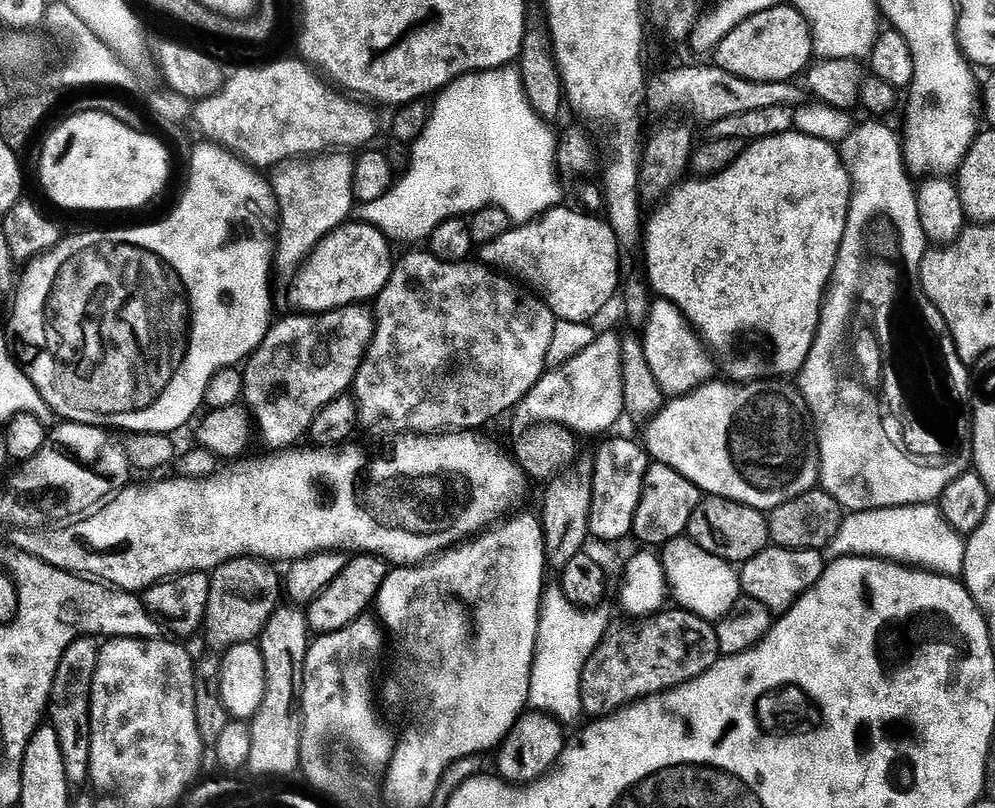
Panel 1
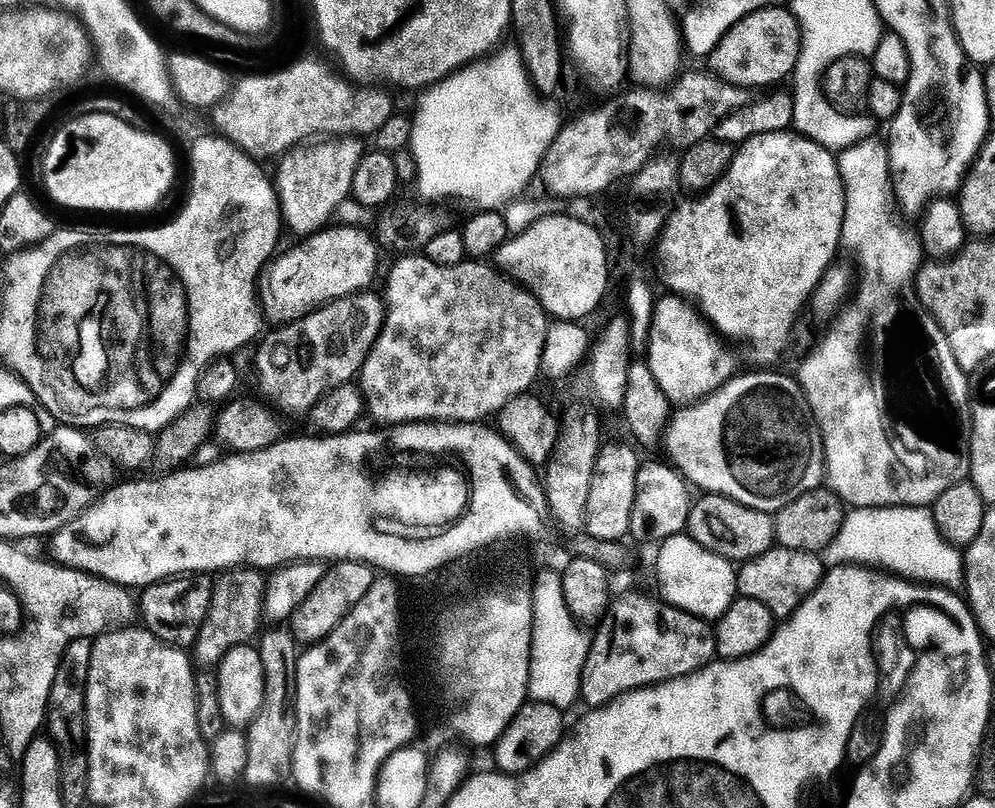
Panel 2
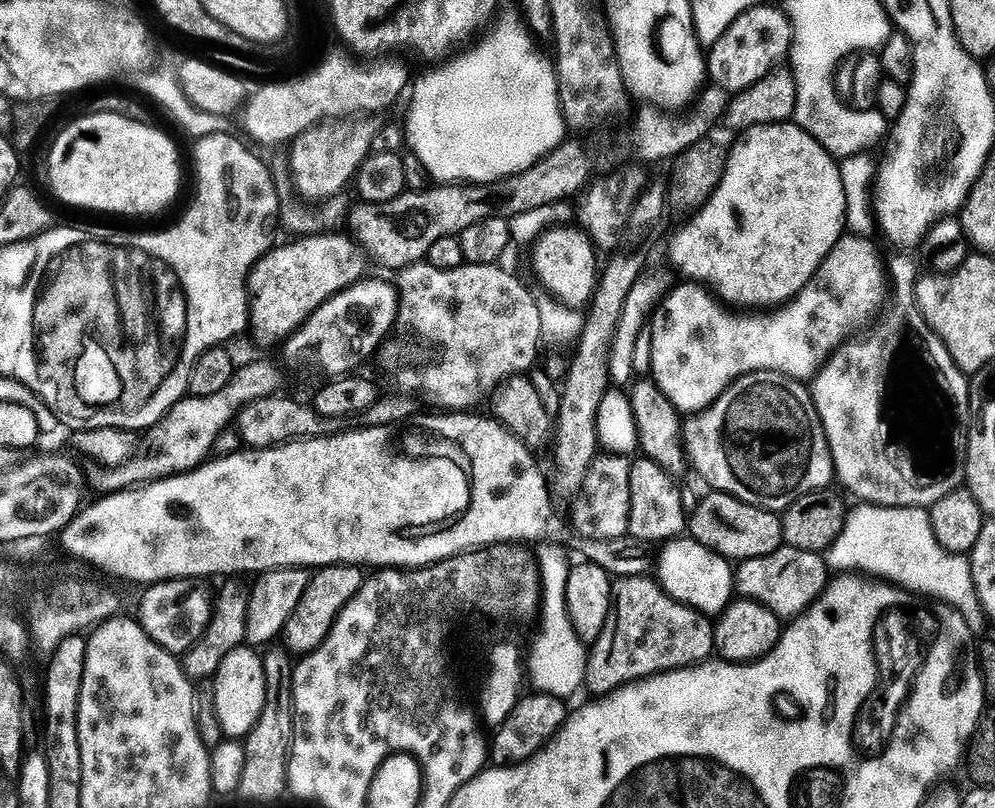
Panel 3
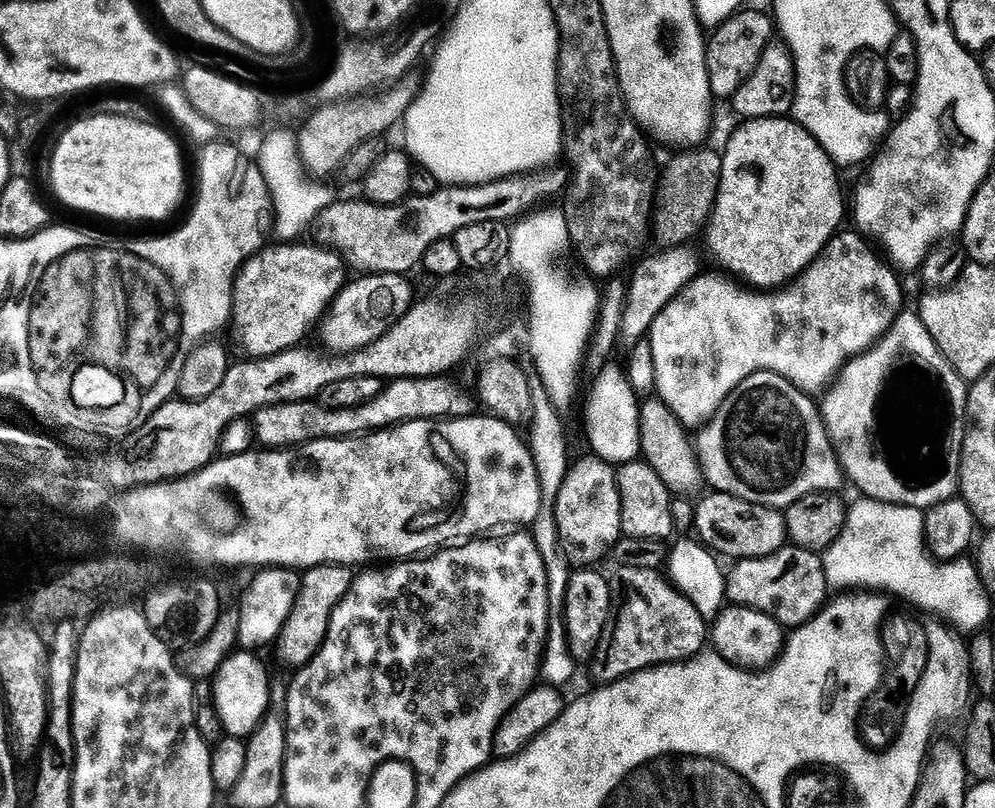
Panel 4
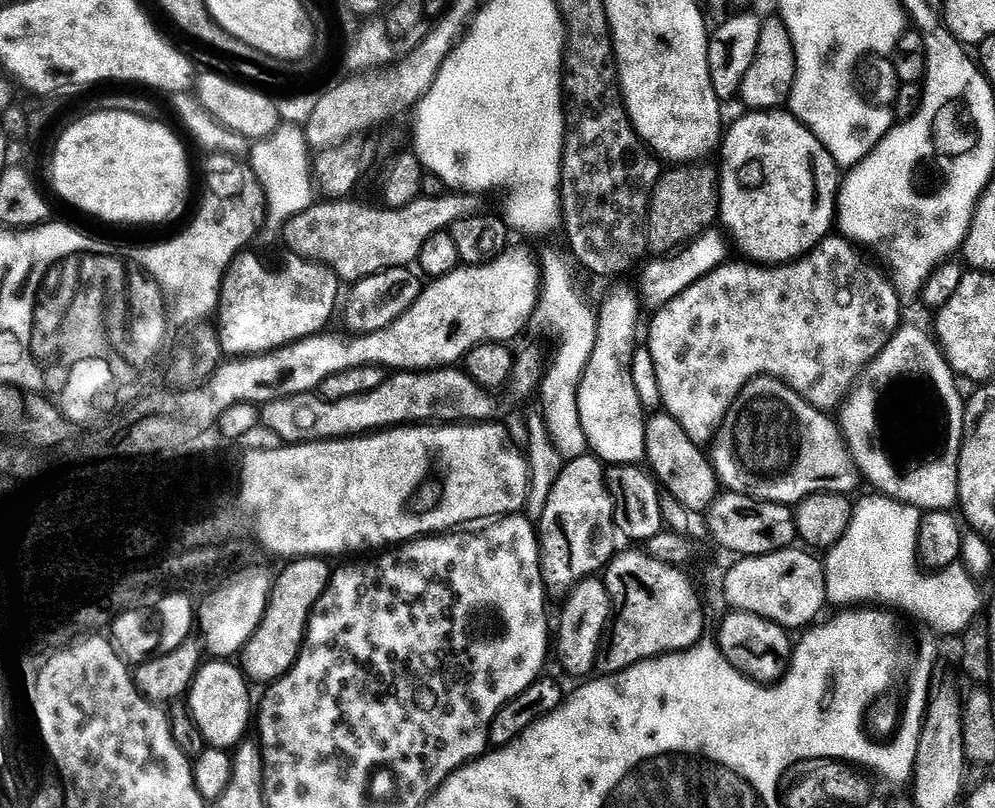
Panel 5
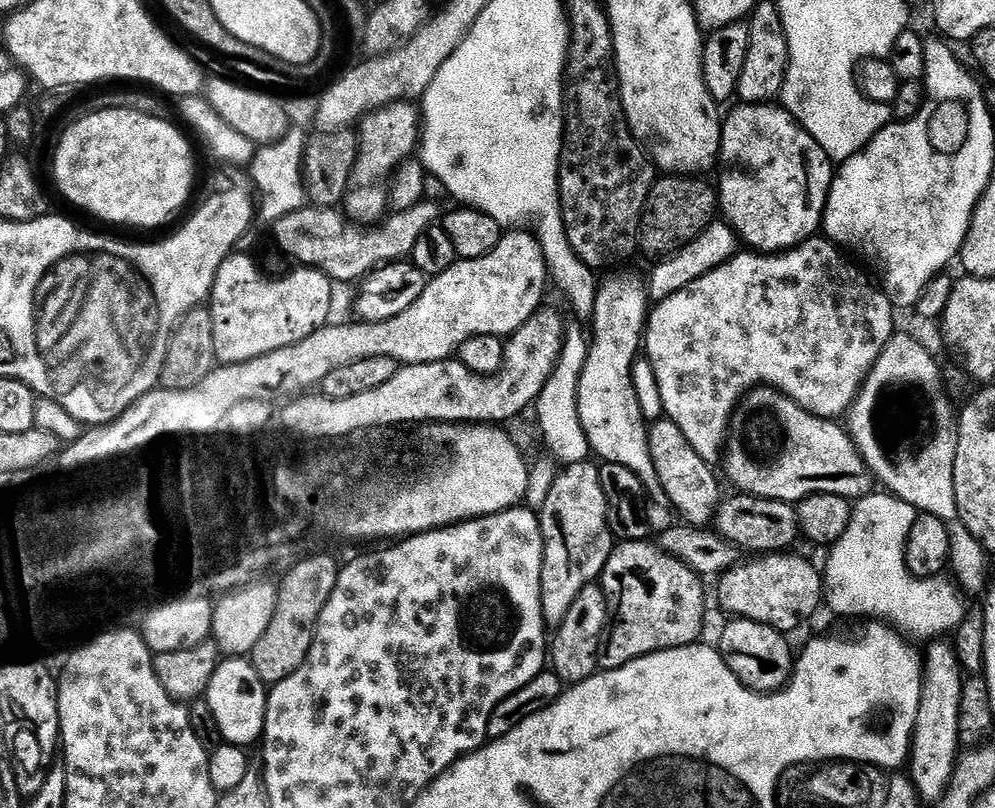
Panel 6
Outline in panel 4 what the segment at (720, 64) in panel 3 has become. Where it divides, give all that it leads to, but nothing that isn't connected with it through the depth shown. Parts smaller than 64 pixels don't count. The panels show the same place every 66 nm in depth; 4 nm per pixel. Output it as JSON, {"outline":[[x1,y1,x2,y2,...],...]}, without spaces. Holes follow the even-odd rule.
{"outline":[[741,10,729,20,725,20,719,28,707,37,704,53,706,54,706,70,708,81,712,87,713,97,730,98,754,74,760,59,773,43,774,20,764,12,748,12]]}

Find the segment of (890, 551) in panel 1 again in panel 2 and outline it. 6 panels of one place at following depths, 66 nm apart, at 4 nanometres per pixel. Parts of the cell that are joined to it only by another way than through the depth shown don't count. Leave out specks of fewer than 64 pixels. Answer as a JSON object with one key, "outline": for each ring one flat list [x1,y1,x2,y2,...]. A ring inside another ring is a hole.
{"outline":[[927,507,857,508,844,518,838,538,822,553,829,569,841,566,871,566,887,570,905,580,925,582,953,590,965,583,961,549,945,540]]}

